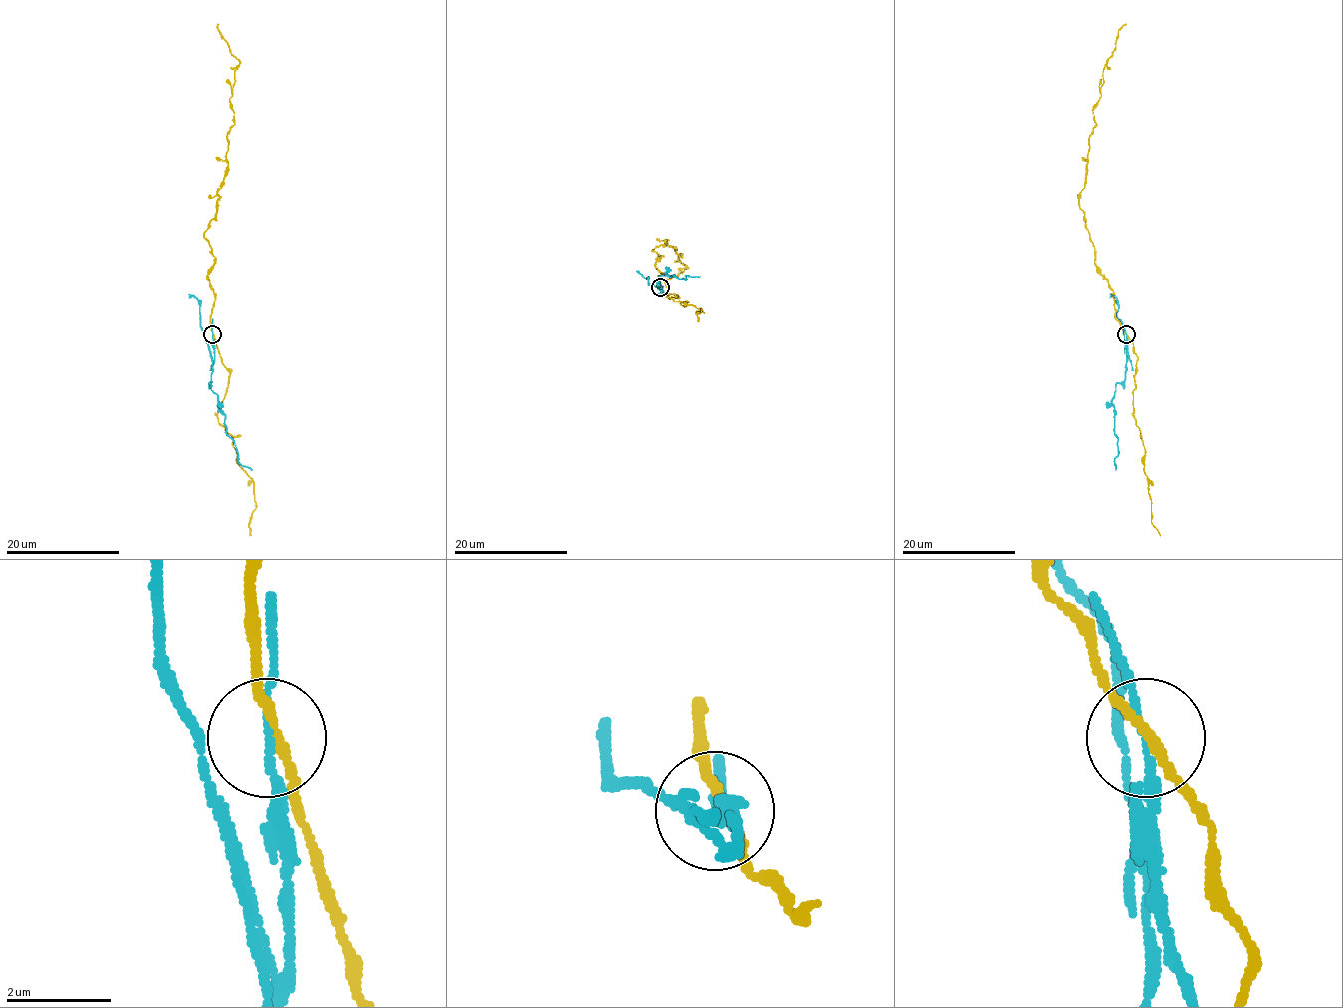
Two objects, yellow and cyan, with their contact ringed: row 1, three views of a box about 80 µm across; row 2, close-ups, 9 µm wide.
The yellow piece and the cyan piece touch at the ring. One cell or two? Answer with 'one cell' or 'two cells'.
two cells

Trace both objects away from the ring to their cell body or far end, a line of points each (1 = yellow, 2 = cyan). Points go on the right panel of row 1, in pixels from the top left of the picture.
1: (1126, 334), (1115, 317), (1114, 293), (1094, 261), (1095, 247), (1079, 207), (1102, 70), (1118, 30), (1126, 23)
2: (1126, 334), (1125, 378), (1118, 383), (1112, 400), (1114, 434), (1118, 442), (1115, 470)

